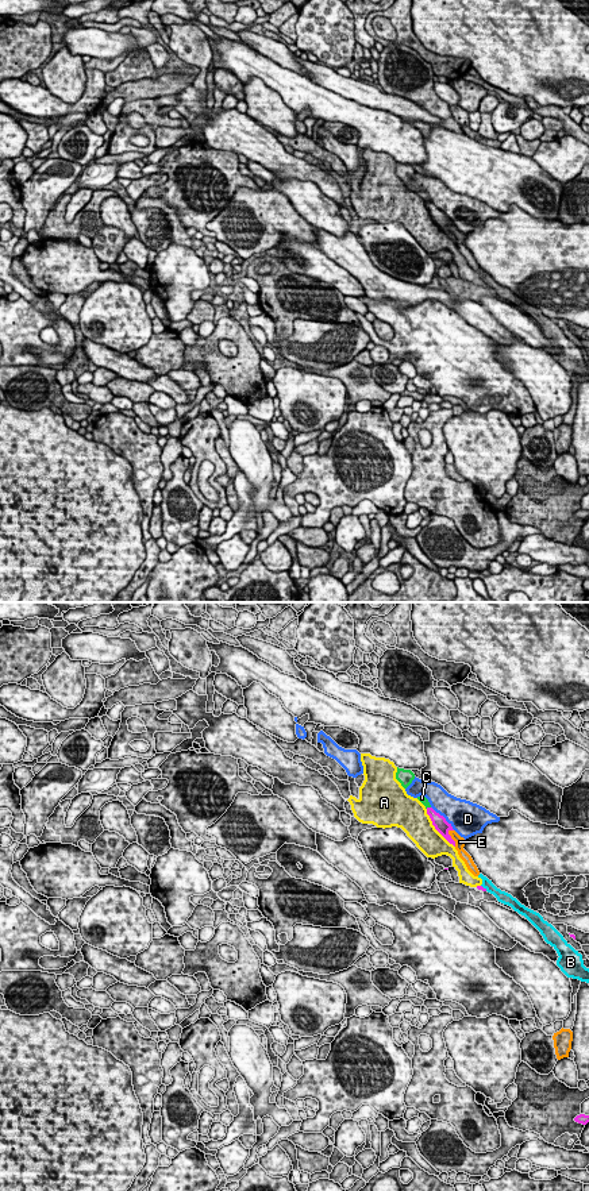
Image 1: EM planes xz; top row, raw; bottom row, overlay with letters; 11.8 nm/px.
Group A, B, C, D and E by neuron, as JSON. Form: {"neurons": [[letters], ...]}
{"neurons": [["A"], ["B"], ["C"], ["D"], ["E"]]}

